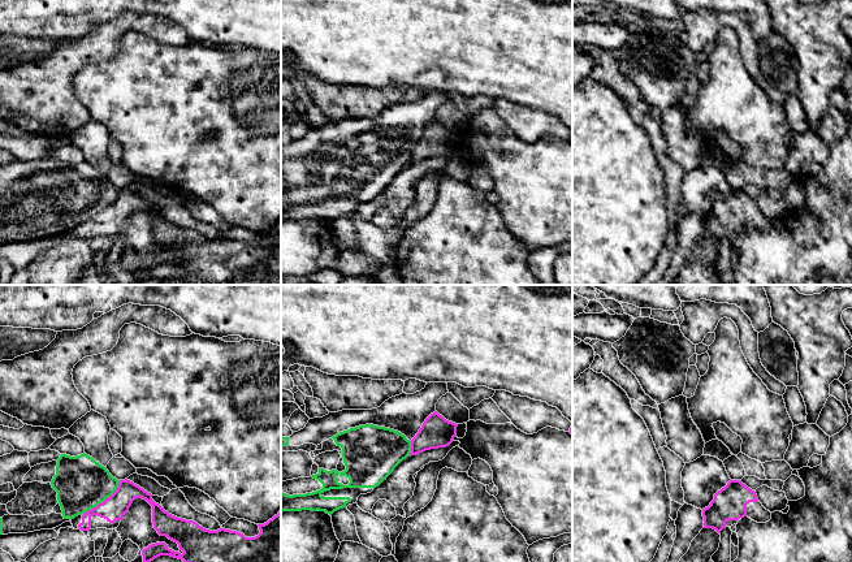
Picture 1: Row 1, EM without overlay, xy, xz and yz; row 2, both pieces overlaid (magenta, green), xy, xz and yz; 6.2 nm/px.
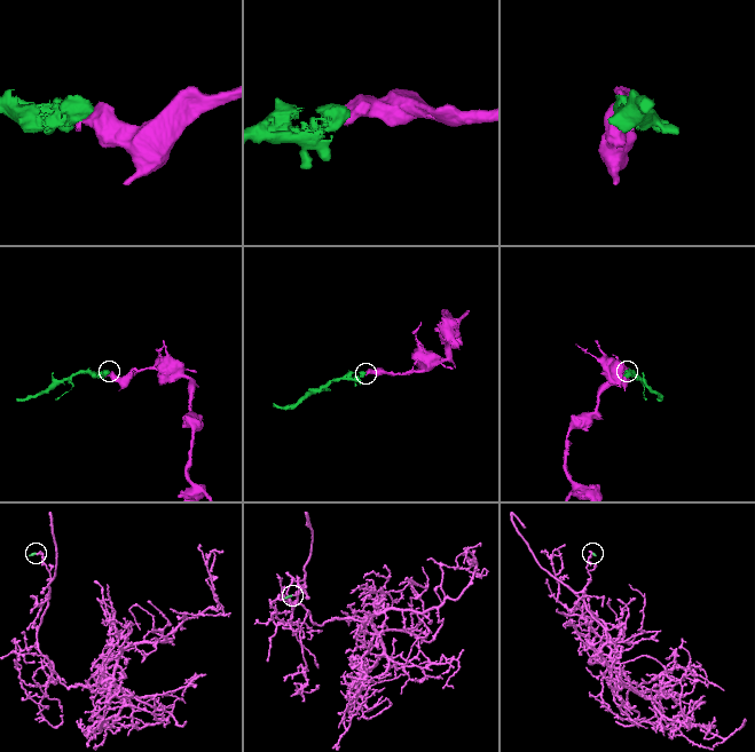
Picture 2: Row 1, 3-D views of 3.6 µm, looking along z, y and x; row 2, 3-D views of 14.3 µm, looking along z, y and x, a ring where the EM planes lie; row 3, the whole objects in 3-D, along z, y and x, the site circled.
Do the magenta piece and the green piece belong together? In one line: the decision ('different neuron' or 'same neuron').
different neuron

